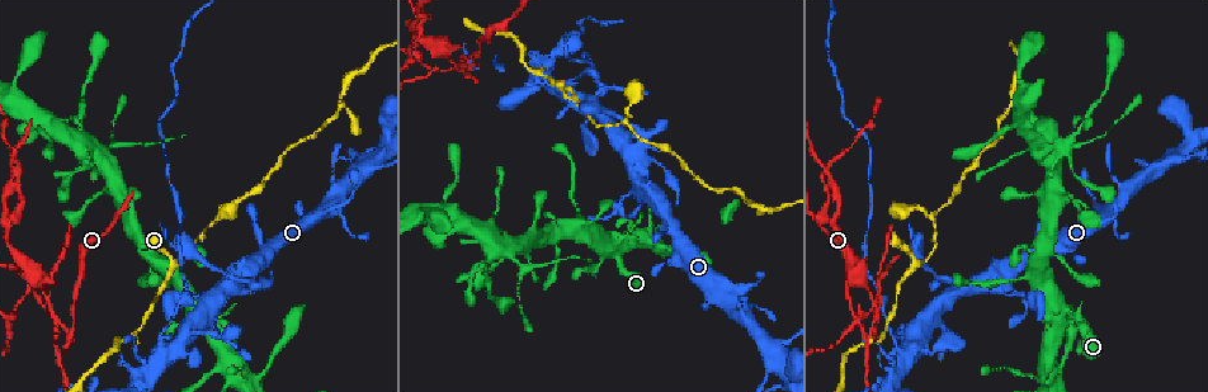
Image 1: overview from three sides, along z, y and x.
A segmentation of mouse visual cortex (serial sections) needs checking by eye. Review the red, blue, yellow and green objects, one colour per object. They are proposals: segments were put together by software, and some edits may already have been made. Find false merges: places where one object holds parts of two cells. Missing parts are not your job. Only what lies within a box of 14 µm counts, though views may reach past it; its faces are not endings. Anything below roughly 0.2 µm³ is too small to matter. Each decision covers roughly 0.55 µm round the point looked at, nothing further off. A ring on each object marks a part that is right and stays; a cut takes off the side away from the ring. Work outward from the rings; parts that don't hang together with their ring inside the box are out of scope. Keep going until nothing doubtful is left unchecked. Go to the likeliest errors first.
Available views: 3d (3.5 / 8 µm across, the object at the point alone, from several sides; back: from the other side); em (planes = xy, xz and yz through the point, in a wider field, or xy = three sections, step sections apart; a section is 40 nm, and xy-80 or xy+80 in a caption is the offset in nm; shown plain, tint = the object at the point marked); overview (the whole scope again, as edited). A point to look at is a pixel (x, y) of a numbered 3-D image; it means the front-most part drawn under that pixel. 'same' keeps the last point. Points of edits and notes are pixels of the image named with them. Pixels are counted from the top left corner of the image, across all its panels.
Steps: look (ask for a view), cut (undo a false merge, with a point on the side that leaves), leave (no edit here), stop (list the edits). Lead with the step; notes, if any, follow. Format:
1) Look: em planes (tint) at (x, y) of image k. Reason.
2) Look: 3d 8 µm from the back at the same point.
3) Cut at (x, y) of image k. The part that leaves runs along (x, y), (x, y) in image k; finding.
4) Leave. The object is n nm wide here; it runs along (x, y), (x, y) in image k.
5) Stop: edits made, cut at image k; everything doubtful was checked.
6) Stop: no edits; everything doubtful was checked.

Look: 3d 3.5 µm from the back at (63, 350) of image 1. Three arms meet.

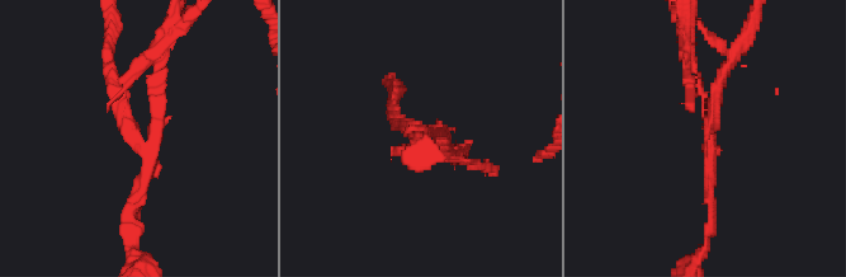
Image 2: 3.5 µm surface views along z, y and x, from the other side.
Look: em xy step 1 (tint) at (707, 128) of image 2. 3 arms meet here; the arms are 100, 150, 150 nm wide.

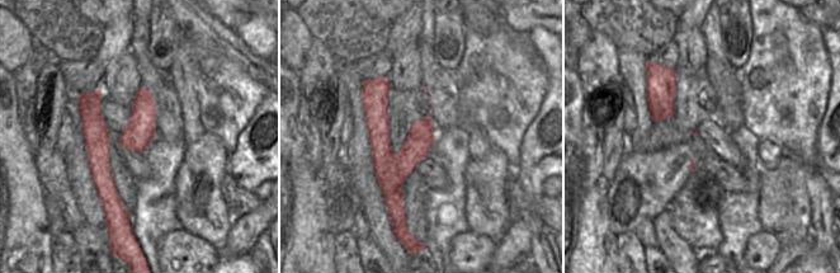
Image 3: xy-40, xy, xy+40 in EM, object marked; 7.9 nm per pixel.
Leave. It runs along (382, 83), (378, 142), (400, 198) in image 3; one cell here.

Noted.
Look: 3d 3.5 µm at (49, 311) of image 1. Three arms meet.

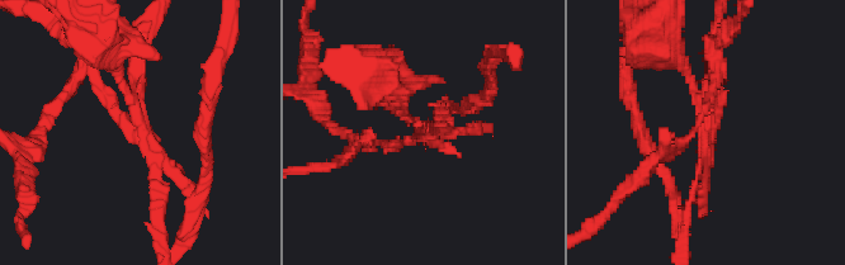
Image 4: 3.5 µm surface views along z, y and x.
Leave. One cell here.

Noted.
Look: 3d 3.5 µm at (32, 290) of image 1. Abrupt turn.

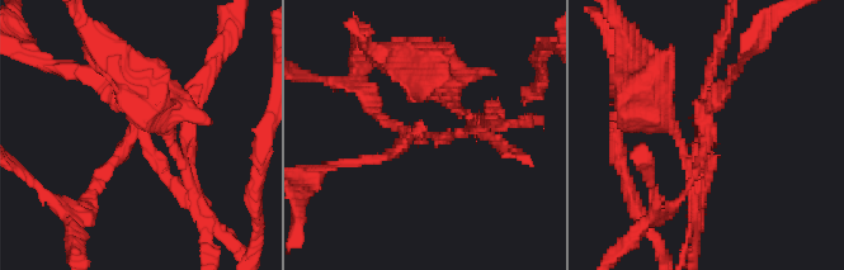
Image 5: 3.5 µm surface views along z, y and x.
Look: em xy step 5 (tint) at (420, 137) of image 5. 3 arms meet here; the arms are 150, 150, 150 nm wide; need the tissue.

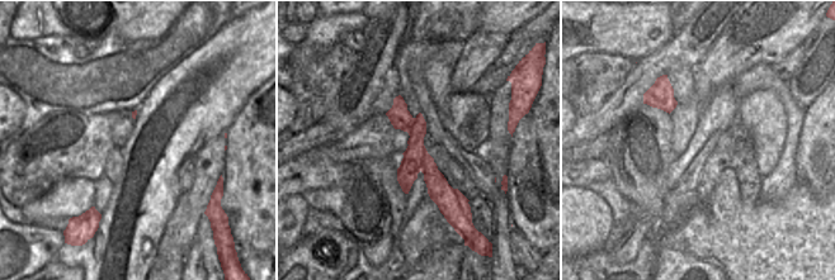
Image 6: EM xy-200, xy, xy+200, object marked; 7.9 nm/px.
Leave. It runs along (479, 123), (416, 137), (373, 108) in image 5; continuous, no second cell.

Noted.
Look: 3d 3.5 µm at (825, 174) of image 1. Three arms meet.

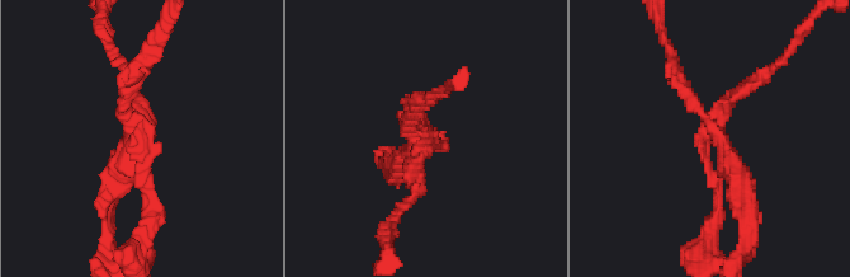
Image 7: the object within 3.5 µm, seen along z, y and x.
Look: em xy step 2 (tint) at (715, 131) of image 7. 3 arms meet here; the arms are 200, 200, 300 nm wide.

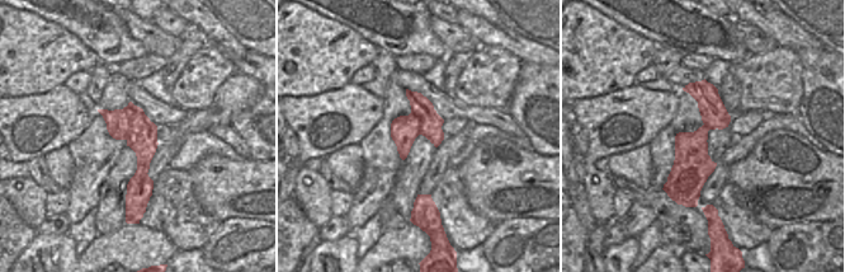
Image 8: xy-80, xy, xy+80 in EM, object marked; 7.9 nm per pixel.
Leave. It runs along (107, 201), (142, 120), (131, 76) in image 7; all the same cell.

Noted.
Look: 3d 3.5 µm at (160, 353) of image 1.

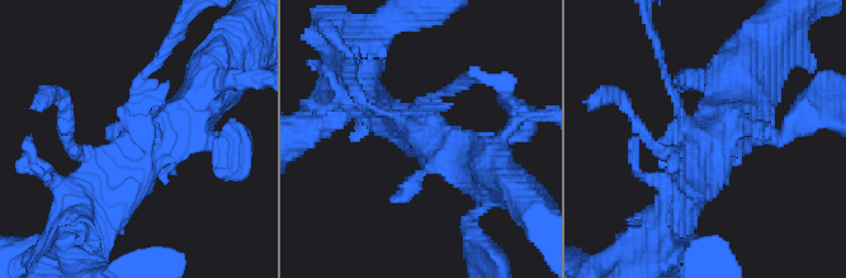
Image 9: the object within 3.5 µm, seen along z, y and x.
Look: em xy step 2 (tint) at (423, 122) of image 9.

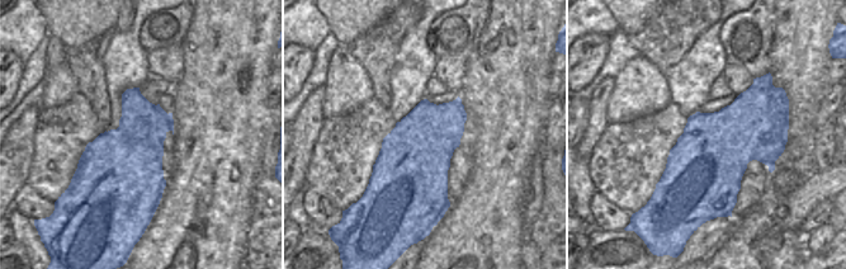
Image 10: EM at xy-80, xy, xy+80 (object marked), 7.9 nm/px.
Look: em xy step 5 (tint) at the same point.

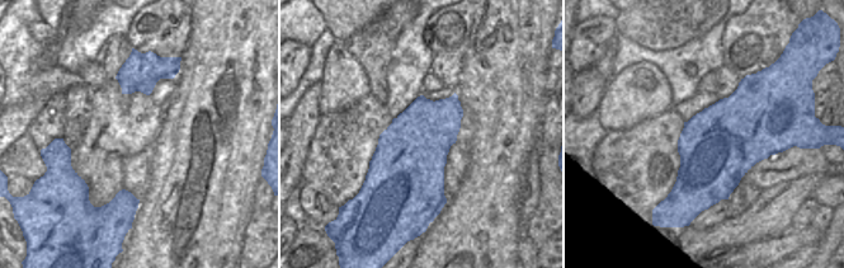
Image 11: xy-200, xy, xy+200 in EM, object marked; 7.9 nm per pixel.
Cut at (141, 88) of image 9. The part that leaves runs along (136, 128), (140, 83), (178, 28) in image 9; a second cell is stuck on.

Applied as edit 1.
Look: 3d 3.5 µm at (916, 259) of image 1.

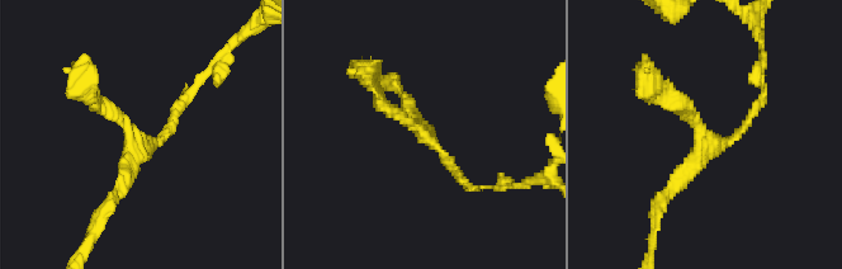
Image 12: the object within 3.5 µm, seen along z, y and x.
Leave. It runs along (370, 80), (457, 178) in image 12; all the same cell.

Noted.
Stop: edits made, cut at image 9; everything doubtful was checked.

